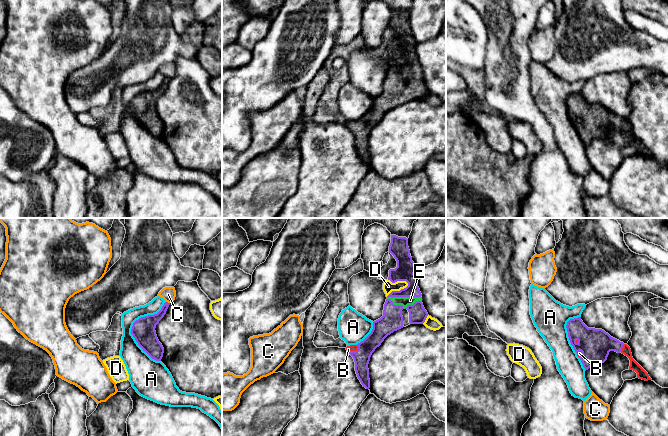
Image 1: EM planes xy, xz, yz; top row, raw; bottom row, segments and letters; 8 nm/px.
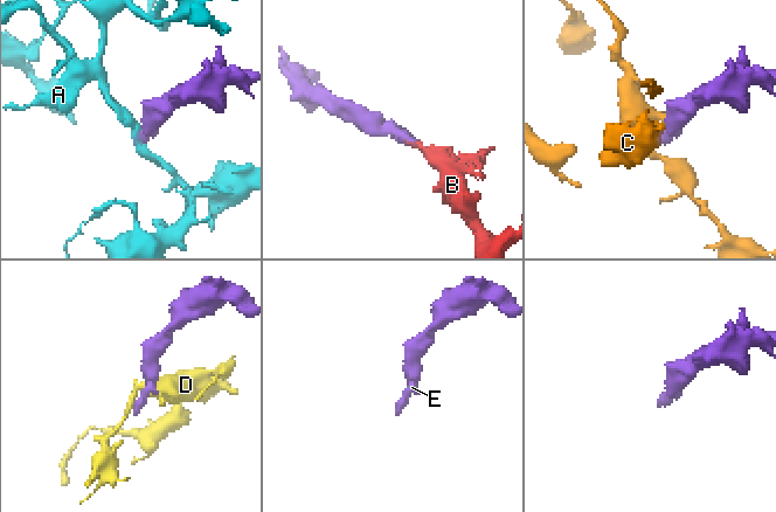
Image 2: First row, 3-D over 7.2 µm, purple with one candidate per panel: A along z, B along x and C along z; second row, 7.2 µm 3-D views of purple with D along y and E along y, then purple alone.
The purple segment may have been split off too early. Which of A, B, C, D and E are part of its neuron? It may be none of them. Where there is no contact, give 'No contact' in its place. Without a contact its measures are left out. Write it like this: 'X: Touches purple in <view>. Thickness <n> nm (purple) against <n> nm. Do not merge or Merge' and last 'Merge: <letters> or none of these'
A: Touches purple in xy. Thickness 190 nm (purple) against 190 nm. Do not merge
B: Touches purple in xz. Thickness 130 nm (purple) against 50 nm. Merge
C: Touches purple in xy. Thickness 150 nm (purple) against 110 nm. Do not merge
D: Touches purple in xz. Thickness 150 nm (purple) against 90 nm. Do not merge
E: Touches purple in xz. Thickness 110 nm (purple) against 80 nm. Merge
Merge: B, E

